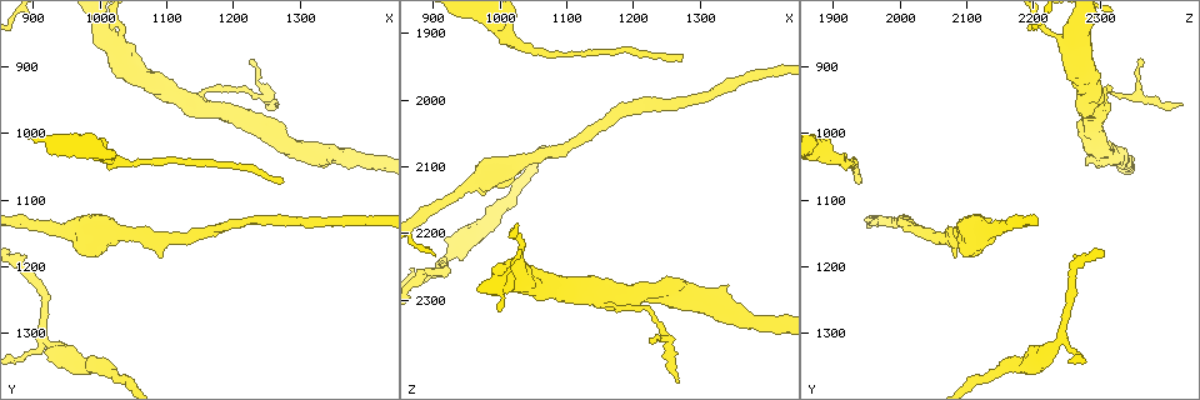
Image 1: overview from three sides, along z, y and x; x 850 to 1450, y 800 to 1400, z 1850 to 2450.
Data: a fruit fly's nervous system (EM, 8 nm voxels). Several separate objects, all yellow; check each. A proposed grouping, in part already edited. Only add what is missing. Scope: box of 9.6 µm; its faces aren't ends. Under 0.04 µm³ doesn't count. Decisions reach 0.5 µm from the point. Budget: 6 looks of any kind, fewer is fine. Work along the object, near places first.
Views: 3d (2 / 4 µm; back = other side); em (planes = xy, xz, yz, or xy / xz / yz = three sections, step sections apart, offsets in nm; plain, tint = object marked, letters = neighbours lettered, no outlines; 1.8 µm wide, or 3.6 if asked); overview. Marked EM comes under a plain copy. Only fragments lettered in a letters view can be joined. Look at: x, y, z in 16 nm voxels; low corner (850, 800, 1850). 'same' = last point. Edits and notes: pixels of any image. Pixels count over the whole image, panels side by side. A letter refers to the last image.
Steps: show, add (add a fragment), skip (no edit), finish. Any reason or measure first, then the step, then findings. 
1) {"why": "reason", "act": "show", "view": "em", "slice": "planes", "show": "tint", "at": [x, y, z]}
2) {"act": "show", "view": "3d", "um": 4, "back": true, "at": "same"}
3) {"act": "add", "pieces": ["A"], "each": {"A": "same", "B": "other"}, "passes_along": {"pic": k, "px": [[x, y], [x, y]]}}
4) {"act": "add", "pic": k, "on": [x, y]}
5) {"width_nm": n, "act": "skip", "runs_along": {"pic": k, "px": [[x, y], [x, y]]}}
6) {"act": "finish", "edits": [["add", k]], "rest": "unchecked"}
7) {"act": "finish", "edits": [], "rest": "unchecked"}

{"why": "small branch off a trunk", "act": "show", "view": "em", "um": 3.6, "slice": "yz", "step": 8, "show": "letters", "at": [915, 1300, 2245]}

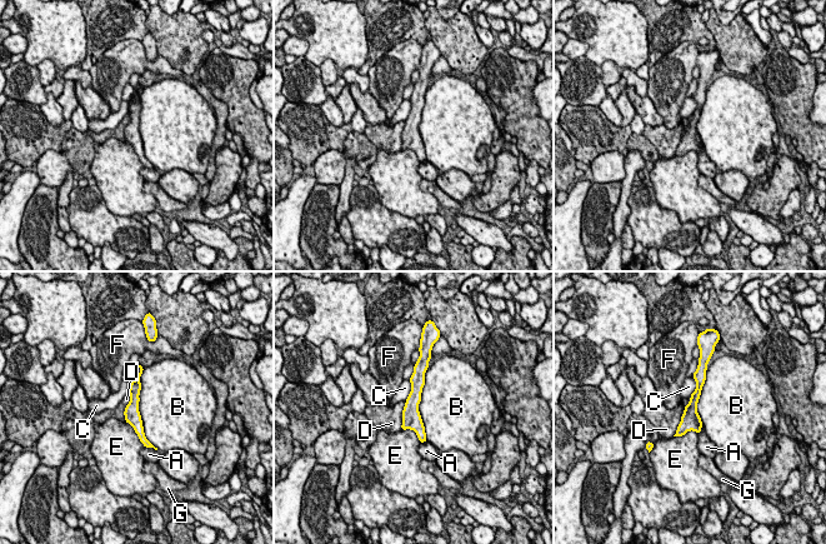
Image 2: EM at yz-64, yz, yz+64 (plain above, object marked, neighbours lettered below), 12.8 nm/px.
{"act": "skip", "each": {"A": "other", "B": "other", "C": "other", "D": "other", "E": "other", "F": "other", "G": "other"}, "border": {"pic": 2, "px": [[143, 370], [139, 414], [158, 448]]}, "found": "no lettered fragment goes on from it"}

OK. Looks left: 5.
{"why": "calibre changes", "act": "show", "view": "em", "slice": "xy", "step": 4, "show": "tint", "at": [920, 1140, 2155]}

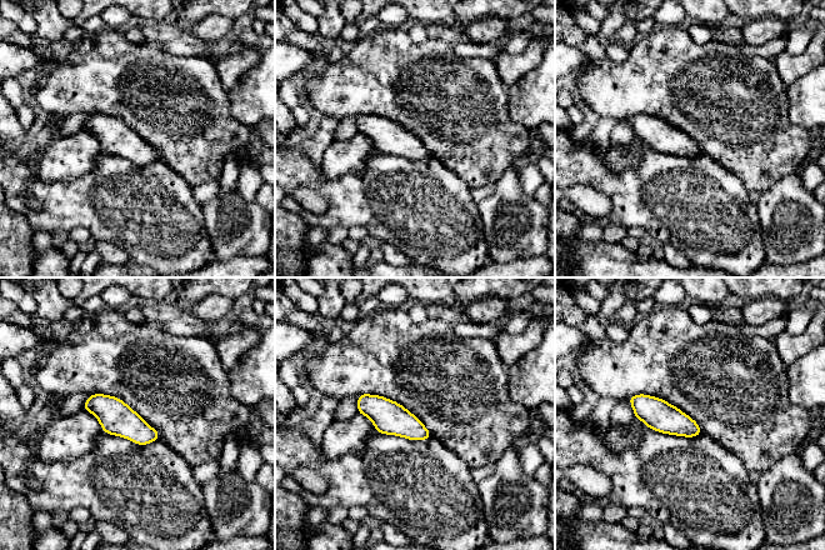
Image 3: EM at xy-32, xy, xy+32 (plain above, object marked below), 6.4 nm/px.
{"act": "show", "view": "em", "slice": "planes", "show": "letters", "at": "same"}

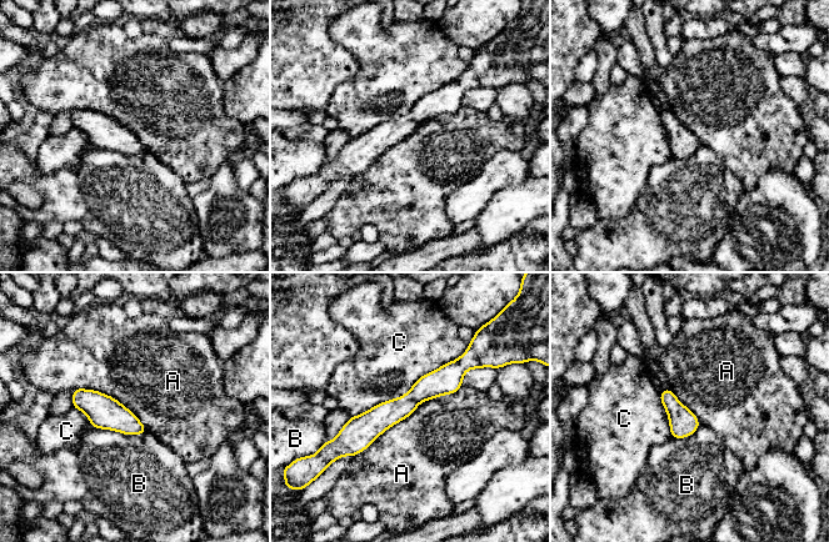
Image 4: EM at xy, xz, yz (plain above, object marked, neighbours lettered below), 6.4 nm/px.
{"width_nm": 160, "act": "skip", "each": {"A": "other", "B": "other", "C": "other"}, "border": {"pic": 4, "px": [[463, 385], [424, 400], [353, 457]]}, "found": "no lettered fragment goes on from it"}

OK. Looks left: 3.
{"why": "three-way junction", "act": "show", "view": "em", "um": 3.6, "slice": "xy", "step": 8, "show": "tint", "at": [1030, 870, 2260]}

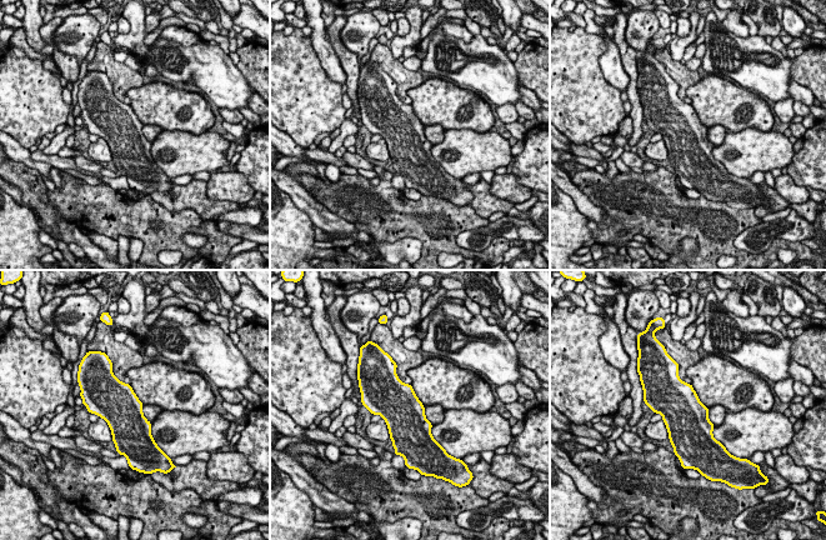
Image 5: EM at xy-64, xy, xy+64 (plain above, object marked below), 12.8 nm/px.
{"act": "show", "view": "em", "um": 3.6, "slice": "planes", "show": "letters", "at": "same"}

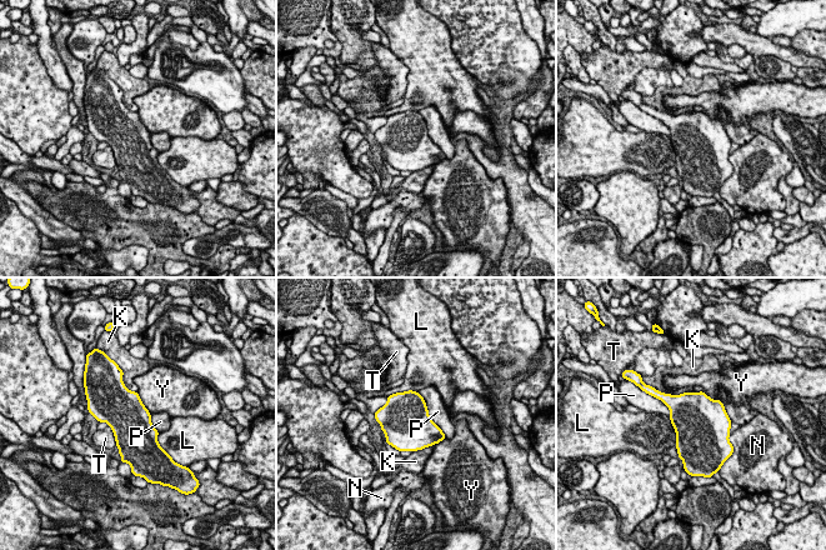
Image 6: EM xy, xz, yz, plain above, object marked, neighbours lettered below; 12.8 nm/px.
{"longest_contact_nm": ["P", 700], "act": "skip", "each": {"K": "other", "L": "other", "N": "other", "P": "other", "T": "other", "Y": "other"}, "border": {"pic": 6, "px": [[416, 391], [427, 415], [446, 436]]}, "found": "no lettered fragment goes on from it"}

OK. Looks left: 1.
{"act": "finish", "edits": [], "rest": "unchecked"}

